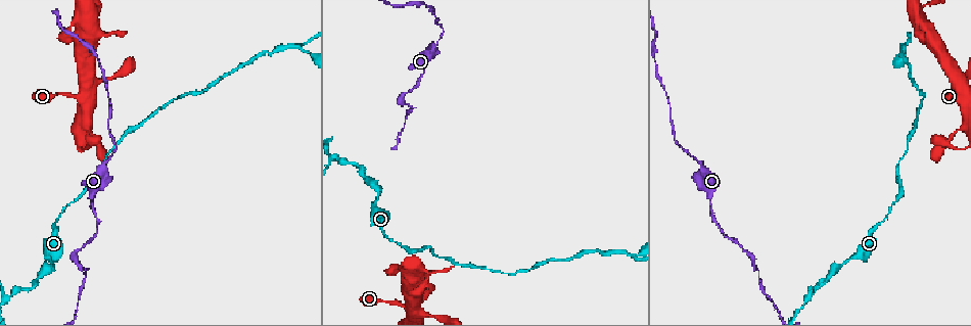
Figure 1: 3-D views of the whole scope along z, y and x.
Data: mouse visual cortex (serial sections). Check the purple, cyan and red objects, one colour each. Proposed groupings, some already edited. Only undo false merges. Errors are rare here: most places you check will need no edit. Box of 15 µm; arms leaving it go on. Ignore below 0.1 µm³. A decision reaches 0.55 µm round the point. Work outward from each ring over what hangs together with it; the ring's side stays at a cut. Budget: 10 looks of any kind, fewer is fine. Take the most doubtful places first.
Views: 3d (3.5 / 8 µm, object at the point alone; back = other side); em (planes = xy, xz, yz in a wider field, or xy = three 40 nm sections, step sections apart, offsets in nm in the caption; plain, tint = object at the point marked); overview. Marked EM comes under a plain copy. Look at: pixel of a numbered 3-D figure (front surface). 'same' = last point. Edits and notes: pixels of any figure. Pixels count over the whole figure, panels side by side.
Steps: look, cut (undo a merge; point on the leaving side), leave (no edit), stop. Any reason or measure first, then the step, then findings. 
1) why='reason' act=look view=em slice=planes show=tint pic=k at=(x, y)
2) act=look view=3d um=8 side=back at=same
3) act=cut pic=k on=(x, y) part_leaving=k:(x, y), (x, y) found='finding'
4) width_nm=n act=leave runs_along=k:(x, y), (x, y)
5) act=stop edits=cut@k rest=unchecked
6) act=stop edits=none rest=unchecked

why='a fork' act=look view=3d um=3.5 pic=1 at=(298, 47)

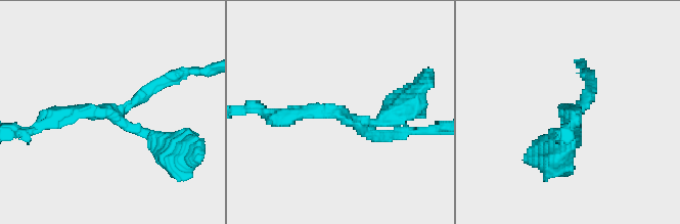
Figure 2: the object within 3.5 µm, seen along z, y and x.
why='need the tissue' act=look view=em slice=planes show=tint pic=2 at=(114, 115)

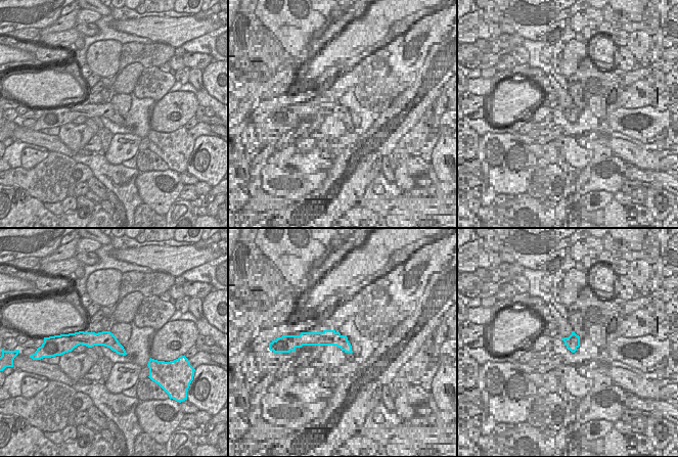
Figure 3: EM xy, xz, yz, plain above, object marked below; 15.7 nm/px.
arm_widths_nm=200,200,200 act=leave runs_along=2:(48, 121), (110, 112), (171, 149) found='one cell here'

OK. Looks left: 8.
why='a narrow waist' act=look view=3d um=3.5 pic=1 at=(9, 297)

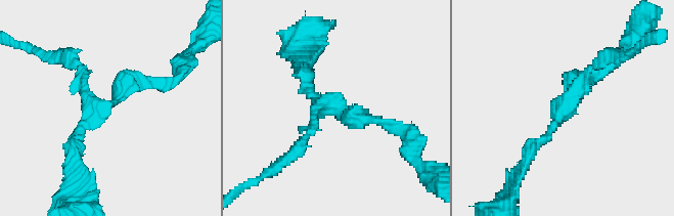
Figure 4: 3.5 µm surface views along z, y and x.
arms=3 arm_widths_nm=150,150,150 act=look view=em slice=xy step=5 show=tint pic=4 at=(338, 105)

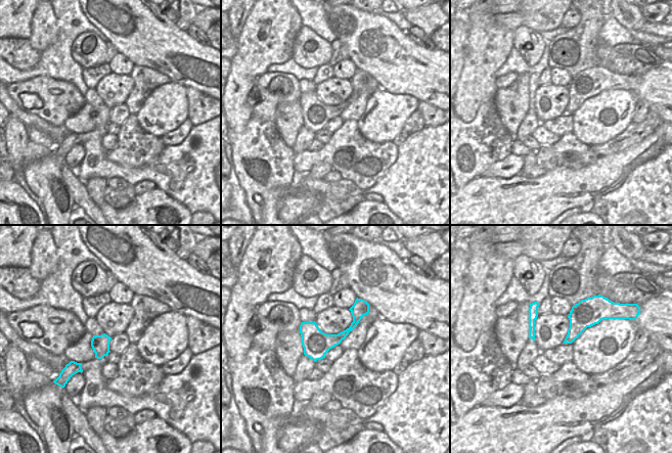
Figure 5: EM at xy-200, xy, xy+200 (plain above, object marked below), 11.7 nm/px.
width_nm=320 act=leave runs_along=5:(358, 302), (356, 320), (346, 332), (306, 352) found='all the same cell'

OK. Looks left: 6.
why='sudden change in width' act=look view=3d um=8 side=back pic=1 at=(104, 164)

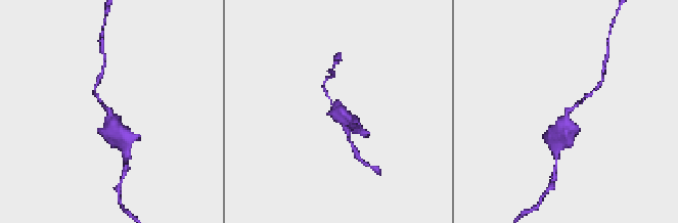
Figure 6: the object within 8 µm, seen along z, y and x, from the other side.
why='closer look' act=look view=3d um=3.5 pic=6 at=(569, 109)

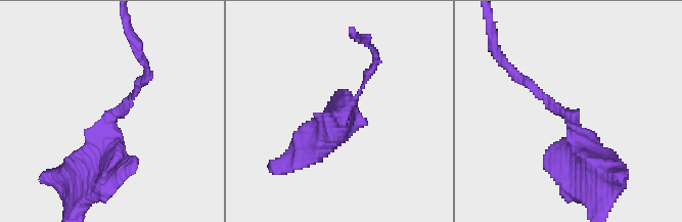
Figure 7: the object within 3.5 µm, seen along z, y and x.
arm_widths_nm=100,500 act=look view=em slice=xy step=1 show=tint pic=7 at=(113, 114)

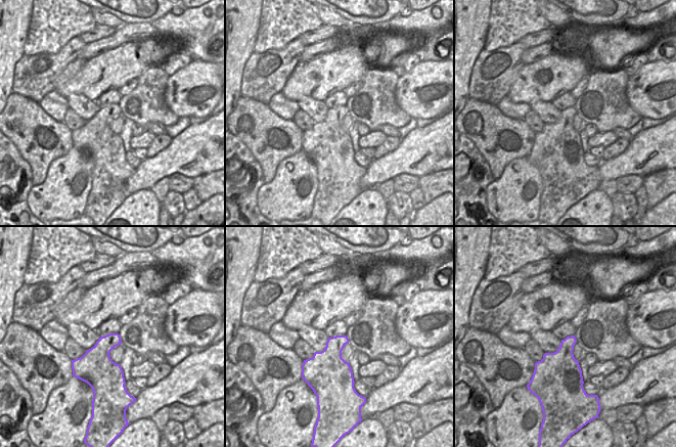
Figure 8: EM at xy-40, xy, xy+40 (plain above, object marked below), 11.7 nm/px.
width_nm=280 act=leave runs_along=7:(599, 167), (571, 116), (523, 82) found='one cell here'

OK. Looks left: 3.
why='abrupt turn' act=look view=3d um=3.5 pic=1 at=(402, 101)

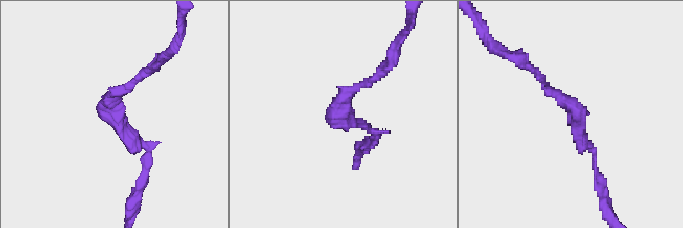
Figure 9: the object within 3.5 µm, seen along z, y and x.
arm_widths_nm=150,150 why='shape alone is not enough' act=look view=em slice=planes show=tint pic=9 at=(338, 114)

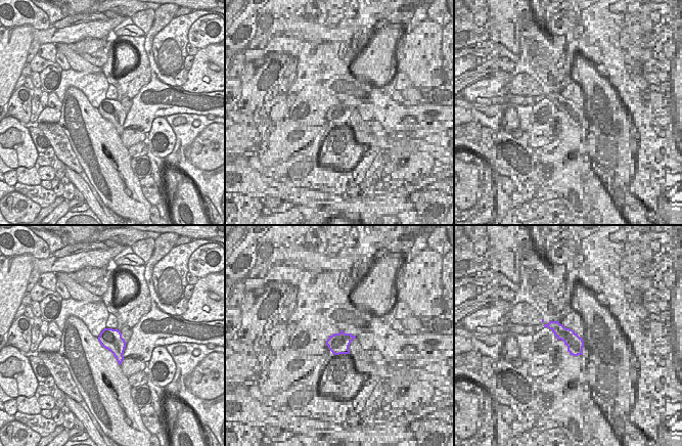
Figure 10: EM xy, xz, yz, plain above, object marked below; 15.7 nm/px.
act=leave runs_along=9:(535, 71), (577, 111), (579, 140), (592, 155) found='one cell here'

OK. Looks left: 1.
act=stop edits=none rest=unchecked

